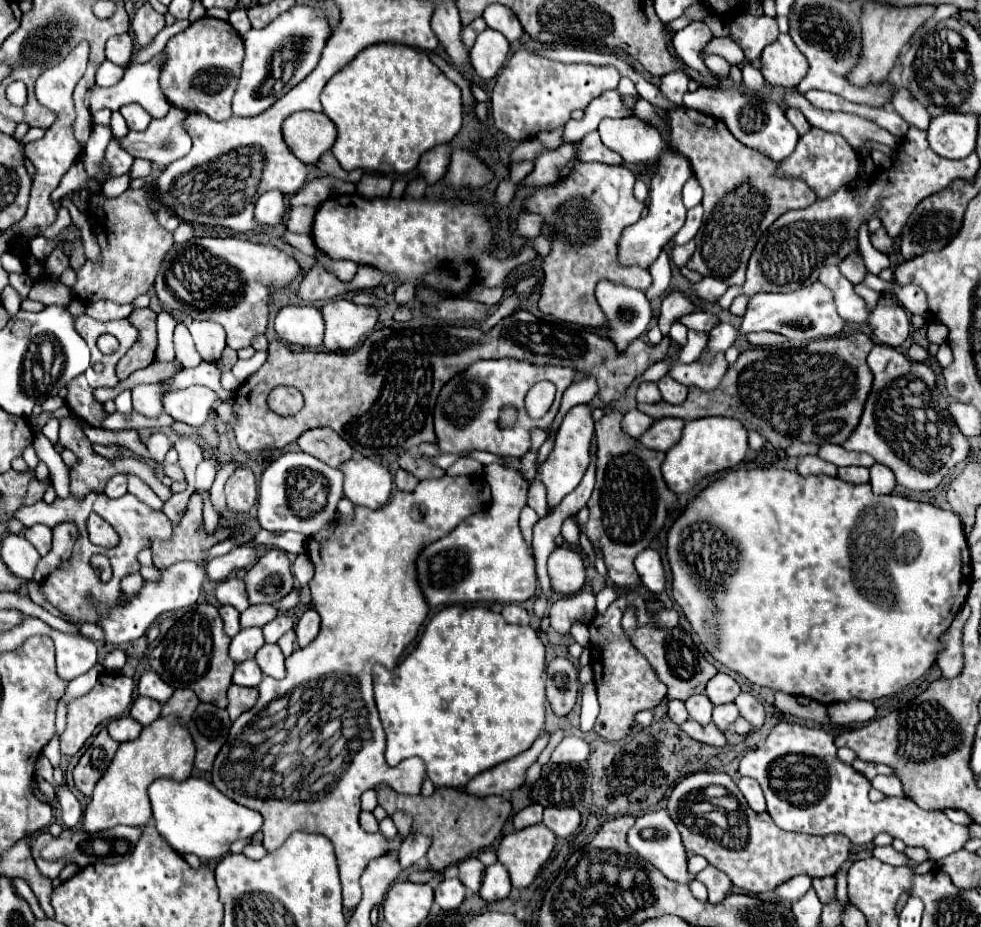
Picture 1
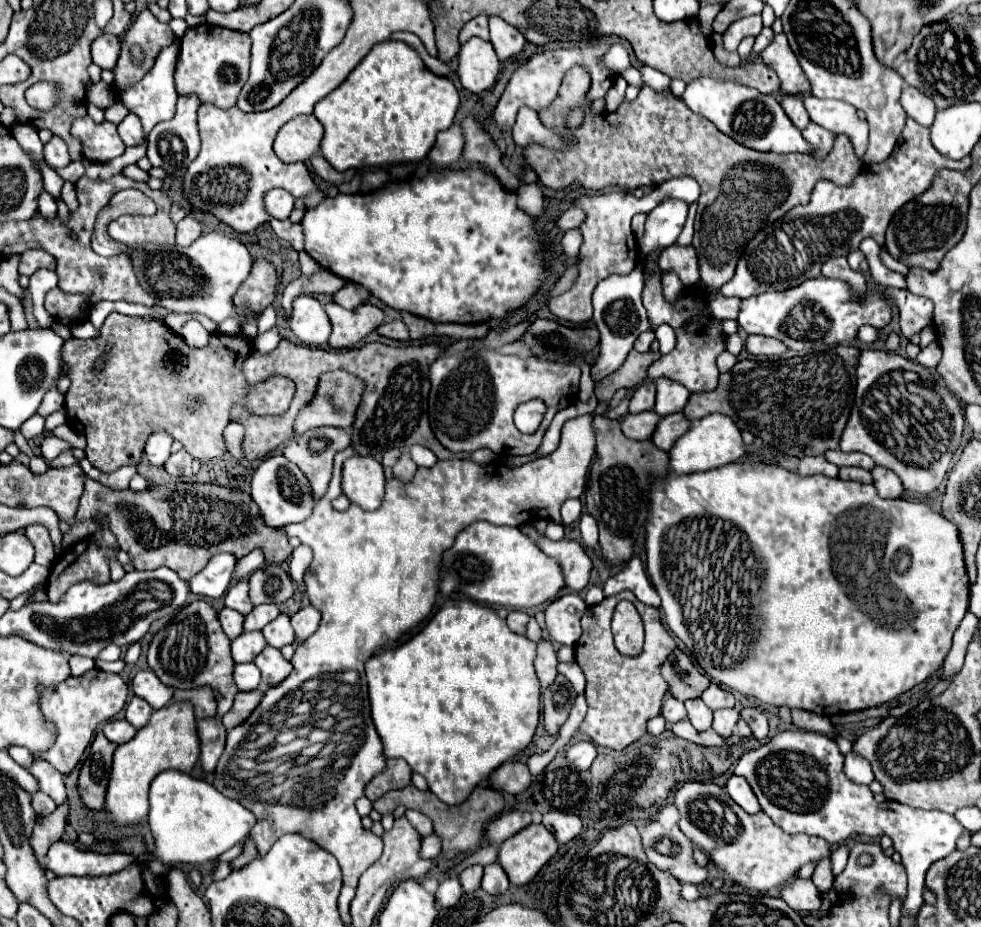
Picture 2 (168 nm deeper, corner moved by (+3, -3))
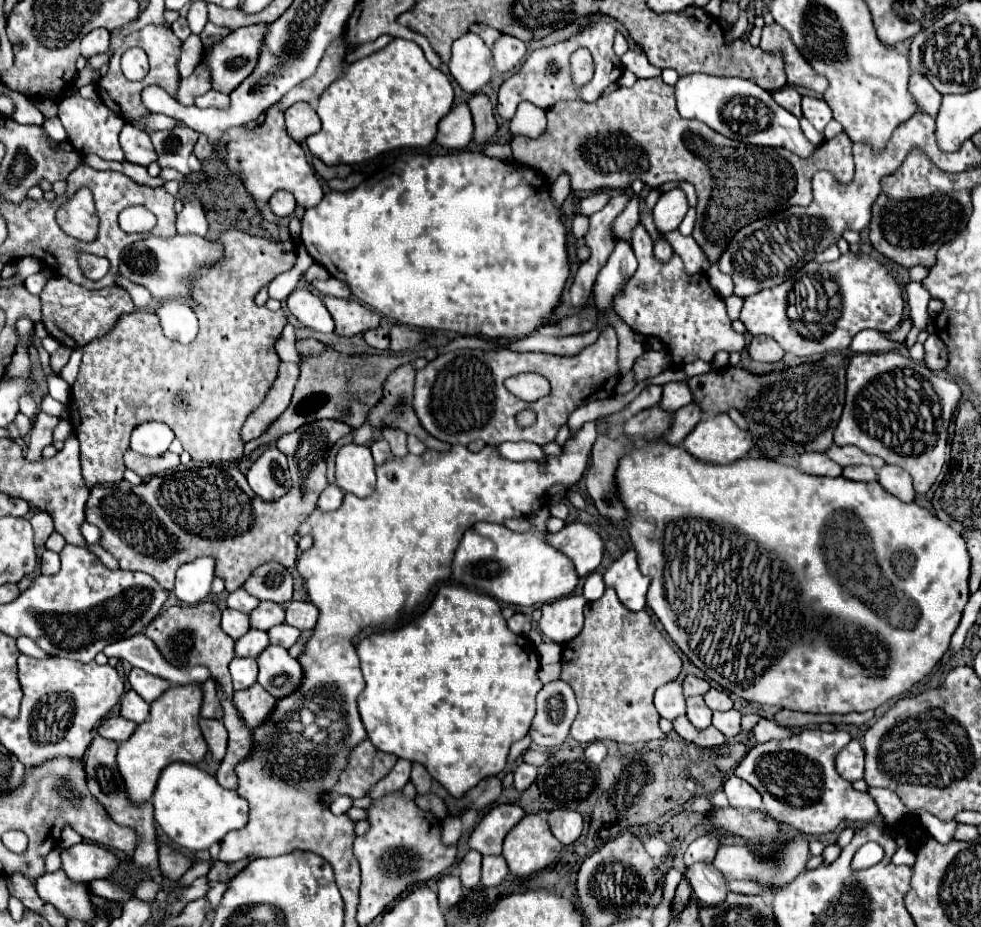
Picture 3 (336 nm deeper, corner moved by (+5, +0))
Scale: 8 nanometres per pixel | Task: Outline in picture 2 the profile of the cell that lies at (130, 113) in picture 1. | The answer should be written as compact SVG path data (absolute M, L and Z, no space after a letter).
M127 114L123 122L119 122L119 136L127 146L135 146L143 140L143 128L141 120L137 120L135 114Z

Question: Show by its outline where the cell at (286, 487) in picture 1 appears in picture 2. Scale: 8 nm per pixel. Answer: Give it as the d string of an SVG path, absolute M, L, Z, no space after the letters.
M283 454L265 458L261 466L255 470L251 480L251 498L259 506L265 524L269 524L271 528L281 528L289 522L307 520L307 516L315 508L315 498L313 498L313 490L309 488L307 476Z

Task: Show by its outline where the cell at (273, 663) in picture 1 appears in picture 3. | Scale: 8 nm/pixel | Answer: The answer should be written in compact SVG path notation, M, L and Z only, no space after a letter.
M269 645L259 657L259 683L275 697L283 699L295 693L303 681L303 667L293 659L287 649Z

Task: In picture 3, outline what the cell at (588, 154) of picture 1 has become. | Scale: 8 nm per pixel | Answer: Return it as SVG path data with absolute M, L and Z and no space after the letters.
M521 103L517 107L515 117L511 119L511 133L513 135L525 135L525 137L539 137L545 131L545 111L531 105Z

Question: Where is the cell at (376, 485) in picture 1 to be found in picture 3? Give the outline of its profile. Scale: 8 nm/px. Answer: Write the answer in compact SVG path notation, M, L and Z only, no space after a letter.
M343 445L335 455L337 485L357 497L369 497L375 489L375 463L369 447Z

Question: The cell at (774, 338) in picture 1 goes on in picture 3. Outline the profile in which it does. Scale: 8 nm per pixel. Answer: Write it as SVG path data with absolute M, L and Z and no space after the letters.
M757 335L757 337L753 337L753 341L749 345L749 355L755 361L779 361L783 357L783 349L779 347L779 343L775 339Z

